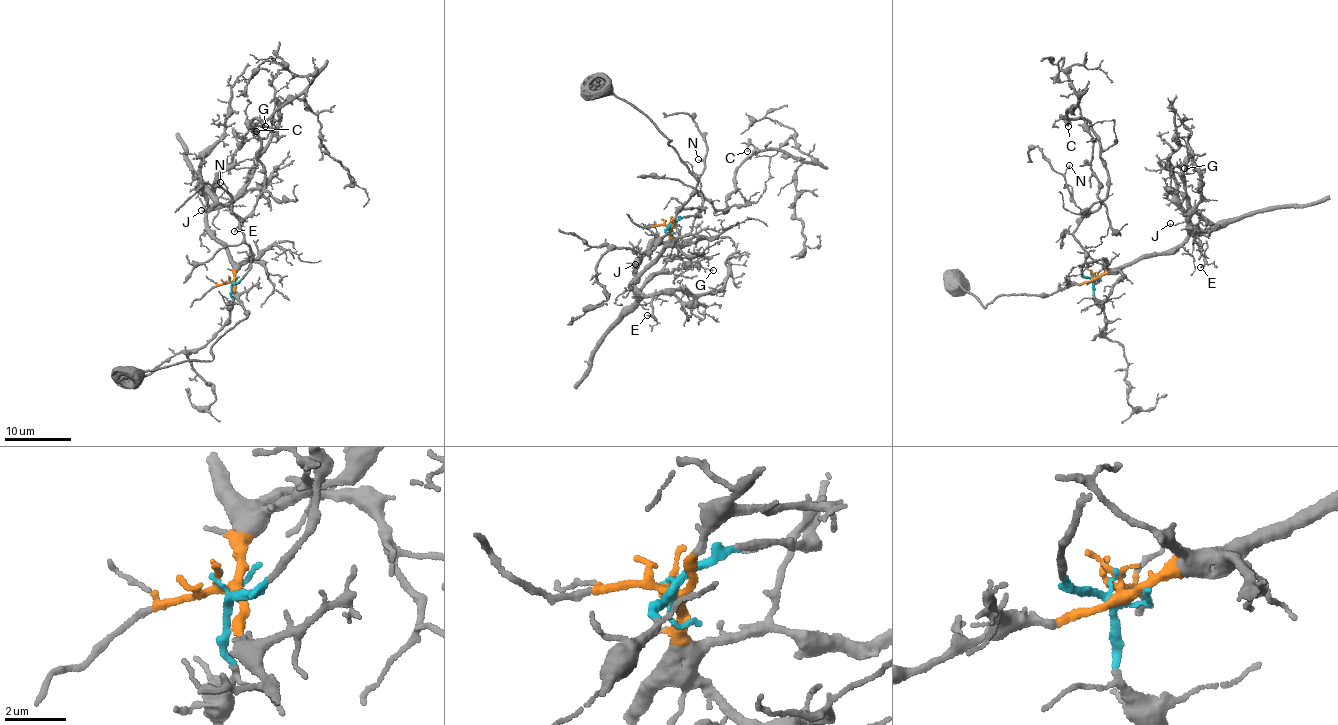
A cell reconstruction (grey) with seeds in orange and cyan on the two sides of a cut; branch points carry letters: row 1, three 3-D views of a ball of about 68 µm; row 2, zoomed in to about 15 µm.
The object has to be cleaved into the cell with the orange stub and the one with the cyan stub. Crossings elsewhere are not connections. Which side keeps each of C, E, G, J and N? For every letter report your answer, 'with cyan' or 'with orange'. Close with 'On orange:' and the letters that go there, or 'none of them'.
C: with cyan
E: with orange
G: with orange
J: with orange
N: with cyan
On orange: E, G, J

